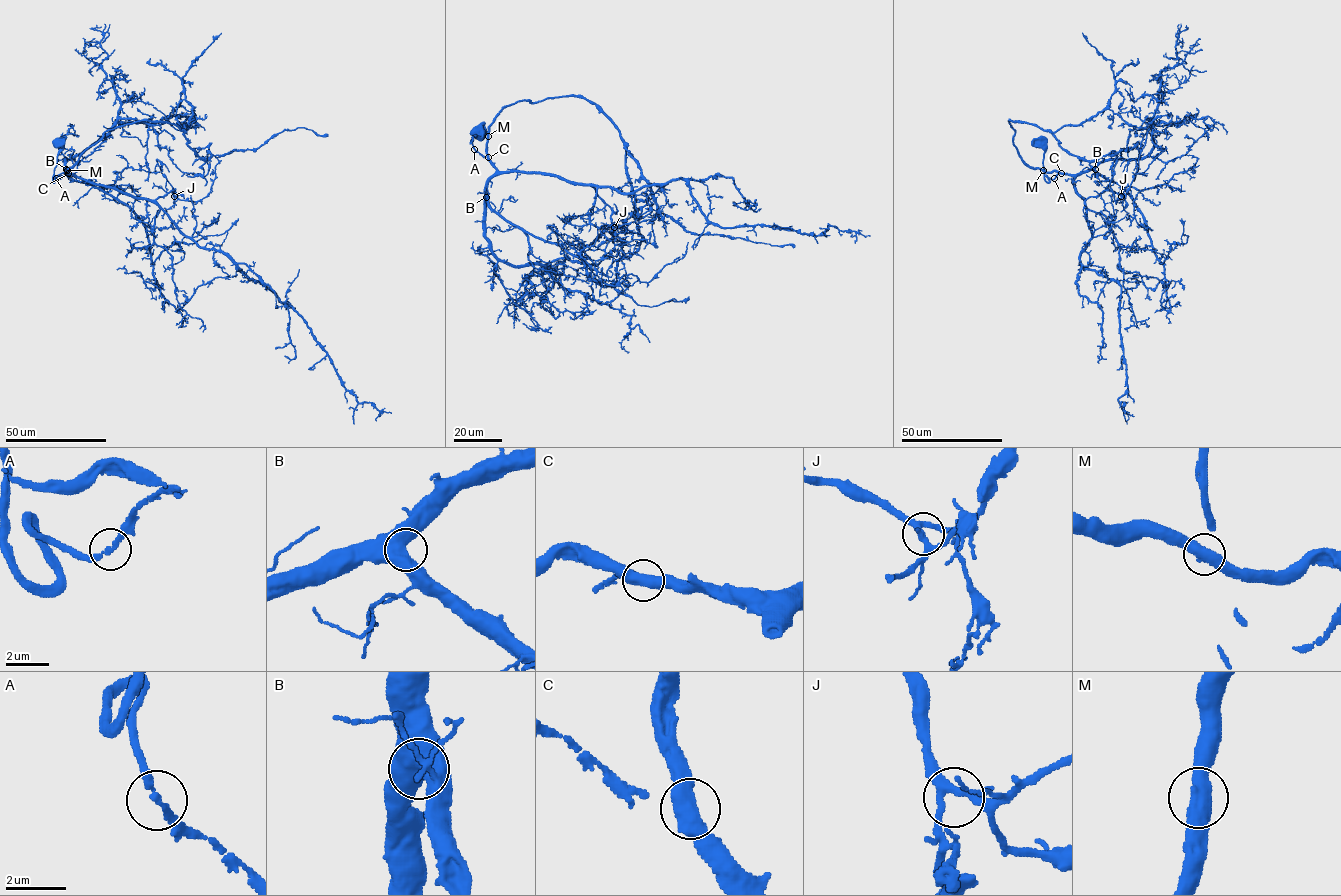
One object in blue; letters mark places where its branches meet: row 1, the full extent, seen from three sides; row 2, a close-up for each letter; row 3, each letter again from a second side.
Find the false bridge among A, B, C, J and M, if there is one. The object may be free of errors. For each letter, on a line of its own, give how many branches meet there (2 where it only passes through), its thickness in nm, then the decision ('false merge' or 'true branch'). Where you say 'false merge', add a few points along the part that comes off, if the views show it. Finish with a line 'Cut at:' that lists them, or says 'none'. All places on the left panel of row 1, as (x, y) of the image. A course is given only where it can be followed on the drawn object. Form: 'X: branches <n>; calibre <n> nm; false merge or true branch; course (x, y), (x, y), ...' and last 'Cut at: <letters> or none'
A: branches 2; calibre 200 nm; true branch
B: branches 2; calibre 650 nm; true branch
C: branches 2; calibre 550 nm; true branch
J: branches 3; calibre 280 nm; true branch
M: branches 2; calibre 550 nm; true branch
Cut at: none

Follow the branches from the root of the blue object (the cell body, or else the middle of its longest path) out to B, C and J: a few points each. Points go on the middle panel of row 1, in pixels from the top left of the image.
B: (478, 131), (482, 129), (482, 137), (472, 137), (470, 143), (472, 140), (474, 149), (496, 170), (486, 197)
C: (478, 131), (482, 129), (482, 137), (472, 137), (470, 143), (472, 140), (474, 149), (488, 158)
J: (478, 131), (482, 137), (470, 143), (499, 171), (543, 172), (590, 185), (612, 210), (614, 227)

